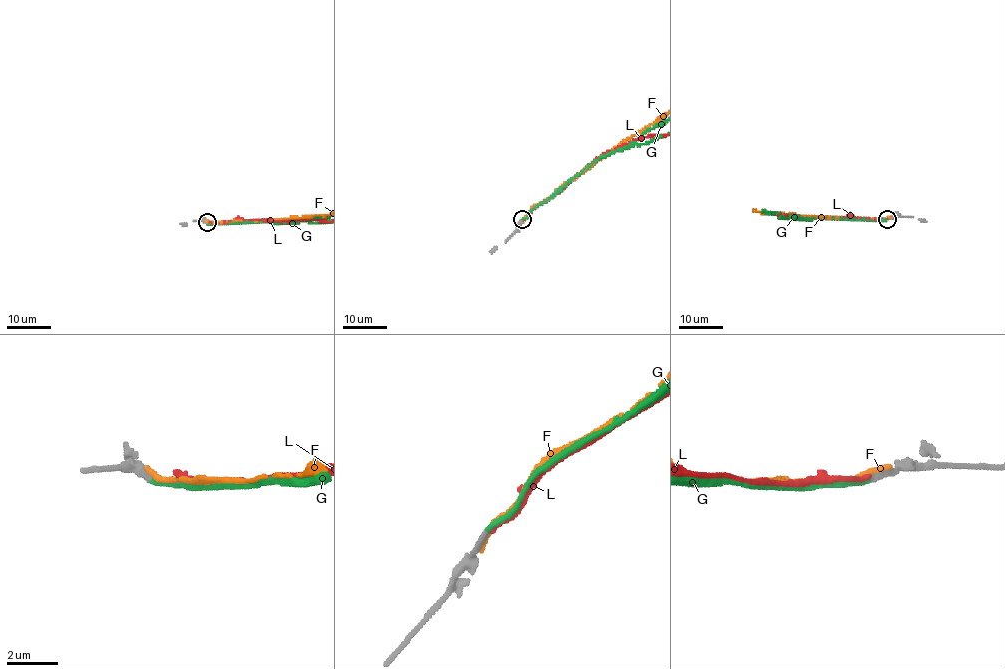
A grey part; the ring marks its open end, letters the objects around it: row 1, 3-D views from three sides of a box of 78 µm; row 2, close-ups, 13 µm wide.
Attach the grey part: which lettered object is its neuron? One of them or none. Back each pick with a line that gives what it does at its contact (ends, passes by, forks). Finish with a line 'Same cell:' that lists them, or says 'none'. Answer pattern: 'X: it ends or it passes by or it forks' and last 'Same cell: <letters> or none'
G: it ends
Same cell: G

